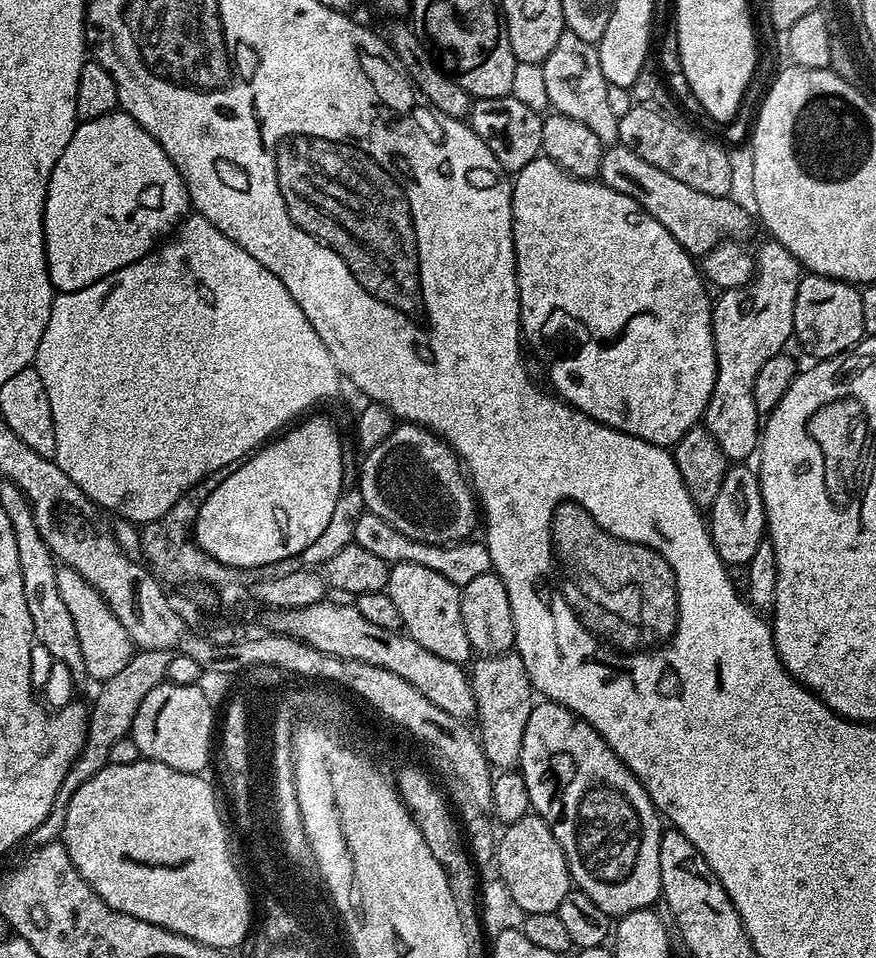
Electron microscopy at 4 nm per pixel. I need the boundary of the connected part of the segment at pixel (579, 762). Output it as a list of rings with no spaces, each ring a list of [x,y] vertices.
[[[551,702],[533,707],[530,722],[522,734],[519,769],[530,790],[531,811],[550,826],[558,846],[566,854],[573,885],[591,898],[609,918],[619,918],[634,910],[651,908],[661,899],[659,842],[662,817],[652,804],[638,778],[610,750],[594,726],[587,724],[568,708]]]

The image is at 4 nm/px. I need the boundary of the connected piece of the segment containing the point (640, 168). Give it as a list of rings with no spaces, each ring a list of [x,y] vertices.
[[[621,143],[605,147],[598,180],[610,190],[634,198],[634,202],[638,202],[655,220],[662,222],[666,230],[670,230],[672,237],[693,258],[702,258],[725,238],[742,237],[748,228],[747,210],[735,204],[732,198],[702,194],[702,190],[690,190],[686,182],[678,182],[678,178],[666,174],[666,170],[650,166],[646,158],[638,158],[634,150]]]

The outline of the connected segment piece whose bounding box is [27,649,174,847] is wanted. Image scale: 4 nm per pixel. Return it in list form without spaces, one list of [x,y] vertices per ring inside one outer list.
[[[141,649],[126,664],[125,669],[120,673],[114,674],[113,678],[103,681],[99,685],[99,692],[92,704],[90,704],[87,738],[83,750],[78,758],[73,762],[70,770],[59,786],[58,794],[55,795],[54,806],[51,813],[46,816],[40,827],[36,827],[28,836],[27,843],[31,847],[40,847],[42,845],[55,843],[62,835],[65,826],[66,810],[68,809],[70,798],[74,791],[78,790],[82,783],[88,781],[98,772],[98,770],[108,764],[111,747],[122,737],[131,733],[134,716],[138,712],[138,707],[142,704],[142,698],[154,688],[154,686],[163,683],[167,679],[170,660],[173,651]]]

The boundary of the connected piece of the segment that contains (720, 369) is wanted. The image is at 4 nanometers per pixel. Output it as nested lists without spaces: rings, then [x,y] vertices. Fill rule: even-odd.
[[[765,239],[765,244],[760,249],[755,249],[754,259],[756,271],[752,281],[744,284],[741,288],[723,289],[715,297],[712,306],[712,333],[714,334],[714,354],[716,355],[716,381],[714,390],[710,394],[710,402],[706,406],[702,417],[703,427],[714,434],[714,442],[722,446],[724,453],[728,455],[729,461],[744,462],[748,455],[757,451],[762,431],[762,414],[754,406],[754,378],[758,378],[758,370],[762,370],[763,364],[774,354],[785,351],[793,339],[794,333],[794,298],[798,294],[798,282],[802,275],[802,269],[786,250],[774,239]]]

